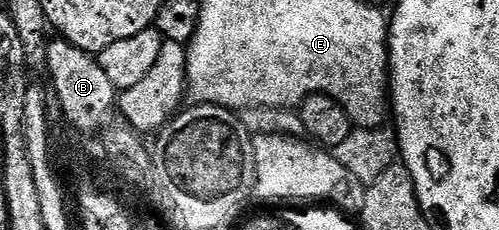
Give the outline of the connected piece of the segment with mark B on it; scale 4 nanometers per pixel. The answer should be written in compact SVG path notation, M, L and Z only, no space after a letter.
M55 37L48 42L49 80L55 85L55 93L59 97L58 106L62 118L67 123L84 133L102 132L111 123L113 112L117 107L117 92L113 81L105 74L105 69L97 62L90 51L77 49L68 39Z

